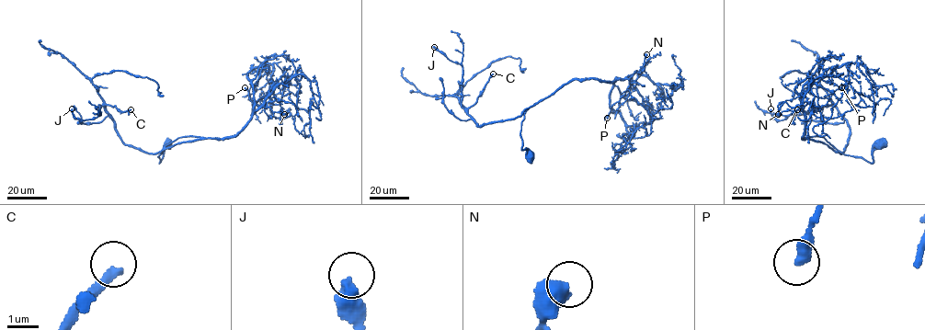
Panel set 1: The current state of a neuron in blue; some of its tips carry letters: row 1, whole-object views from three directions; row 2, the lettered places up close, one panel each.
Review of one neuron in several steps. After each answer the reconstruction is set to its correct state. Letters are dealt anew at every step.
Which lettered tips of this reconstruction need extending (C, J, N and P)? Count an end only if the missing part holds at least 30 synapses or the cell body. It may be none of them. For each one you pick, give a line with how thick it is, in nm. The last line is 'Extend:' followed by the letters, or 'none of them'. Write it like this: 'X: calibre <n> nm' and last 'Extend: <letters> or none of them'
C: calibre 320 nm
Extend: C

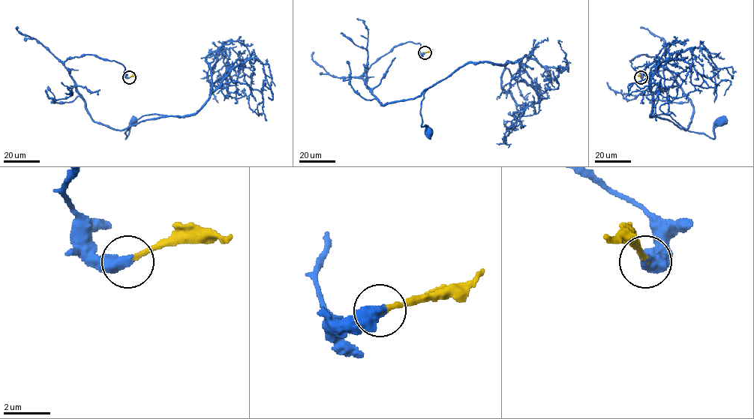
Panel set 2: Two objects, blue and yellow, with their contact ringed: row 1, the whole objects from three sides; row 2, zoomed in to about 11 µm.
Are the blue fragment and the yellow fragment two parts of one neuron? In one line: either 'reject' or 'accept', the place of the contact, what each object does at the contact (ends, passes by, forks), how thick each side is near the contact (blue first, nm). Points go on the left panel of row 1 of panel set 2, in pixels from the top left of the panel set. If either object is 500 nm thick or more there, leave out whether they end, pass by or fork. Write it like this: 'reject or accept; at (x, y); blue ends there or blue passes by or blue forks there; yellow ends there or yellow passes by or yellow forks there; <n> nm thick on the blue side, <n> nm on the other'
accept; at (129, 77); 600 nm thick on the blue side, 190 nm on the other

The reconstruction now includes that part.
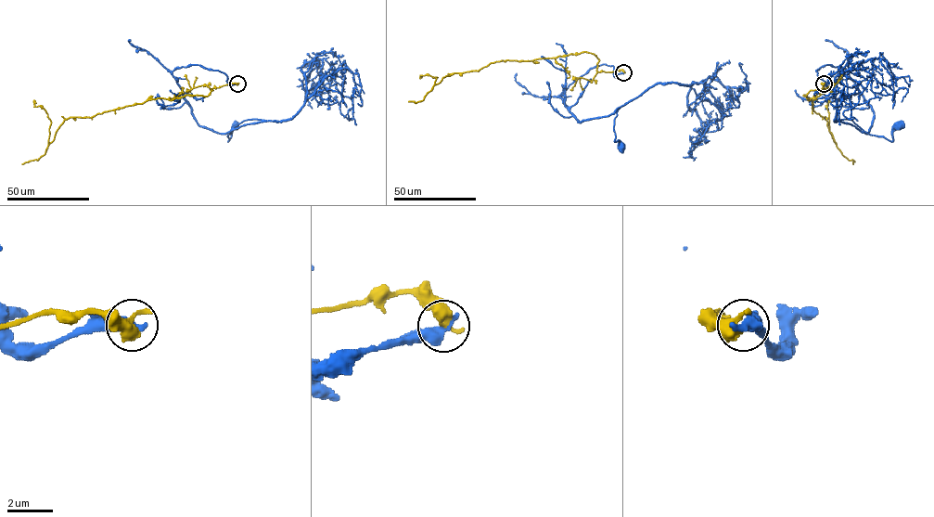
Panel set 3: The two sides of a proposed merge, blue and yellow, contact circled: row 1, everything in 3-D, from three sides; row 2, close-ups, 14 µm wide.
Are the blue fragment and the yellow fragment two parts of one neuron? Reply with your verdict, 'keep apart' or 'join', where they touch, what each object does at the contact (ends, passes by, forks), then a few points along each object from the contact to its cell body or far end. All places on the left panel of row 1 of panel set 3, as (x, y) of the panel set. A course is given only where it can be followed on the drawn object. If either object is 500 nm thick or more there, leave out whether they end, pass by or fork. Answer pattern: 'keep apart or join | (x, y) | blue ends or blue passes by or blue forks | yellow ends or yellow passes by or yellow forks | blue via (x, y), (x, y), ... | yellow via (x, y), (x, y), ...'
keep apart | (237, 84) | blue via (237, 84), (199, 65), (172, 72), (199, 124), (225, 133), (262, 121), (239, 122), (228, 141), (235, 126) | yellow via (237, 84), (211, 88), (207, 96), (153, 98), (92, 117), (70, 117), (48, 144), (51, 121), (33, 99)

